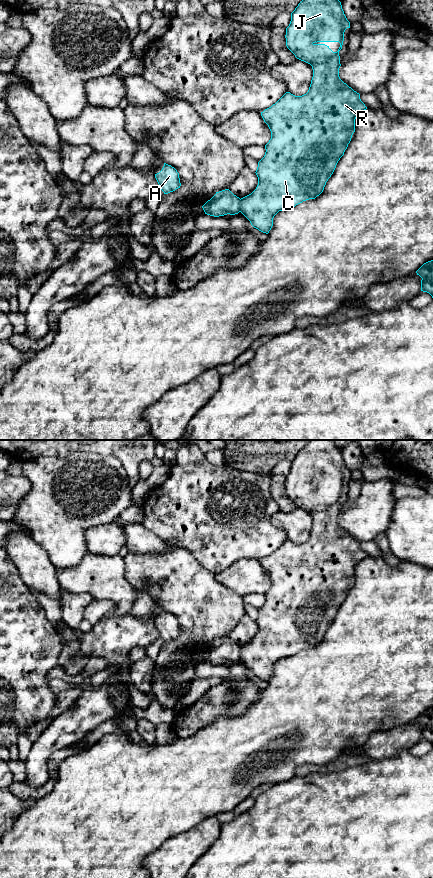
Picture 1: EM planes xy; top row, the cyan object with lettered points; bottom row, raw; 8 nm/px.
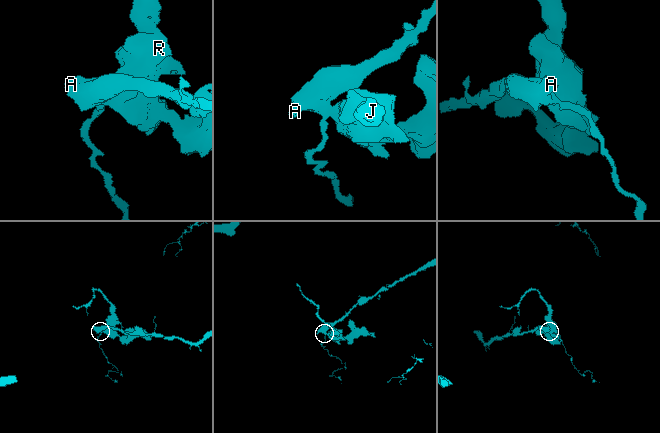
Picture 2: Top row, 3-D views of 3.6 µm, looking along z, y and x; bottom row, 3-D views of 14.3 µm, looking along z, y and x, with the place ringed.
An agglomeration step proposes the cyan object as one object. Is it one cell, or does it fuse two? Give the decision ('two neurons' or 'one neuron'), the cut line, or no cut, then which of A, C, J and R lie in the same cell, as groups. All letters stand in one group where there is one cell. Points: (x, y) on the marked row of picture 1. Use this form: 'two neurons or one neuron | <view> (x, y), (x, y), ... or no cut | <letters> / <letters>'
two neurons | xy (241, 199), (239, 211) | A / C J R

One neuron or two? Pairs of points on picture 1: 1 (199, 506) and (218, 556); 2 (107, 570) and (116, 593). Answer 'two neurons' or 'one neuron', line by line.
1: one neuron
2: one neuron

